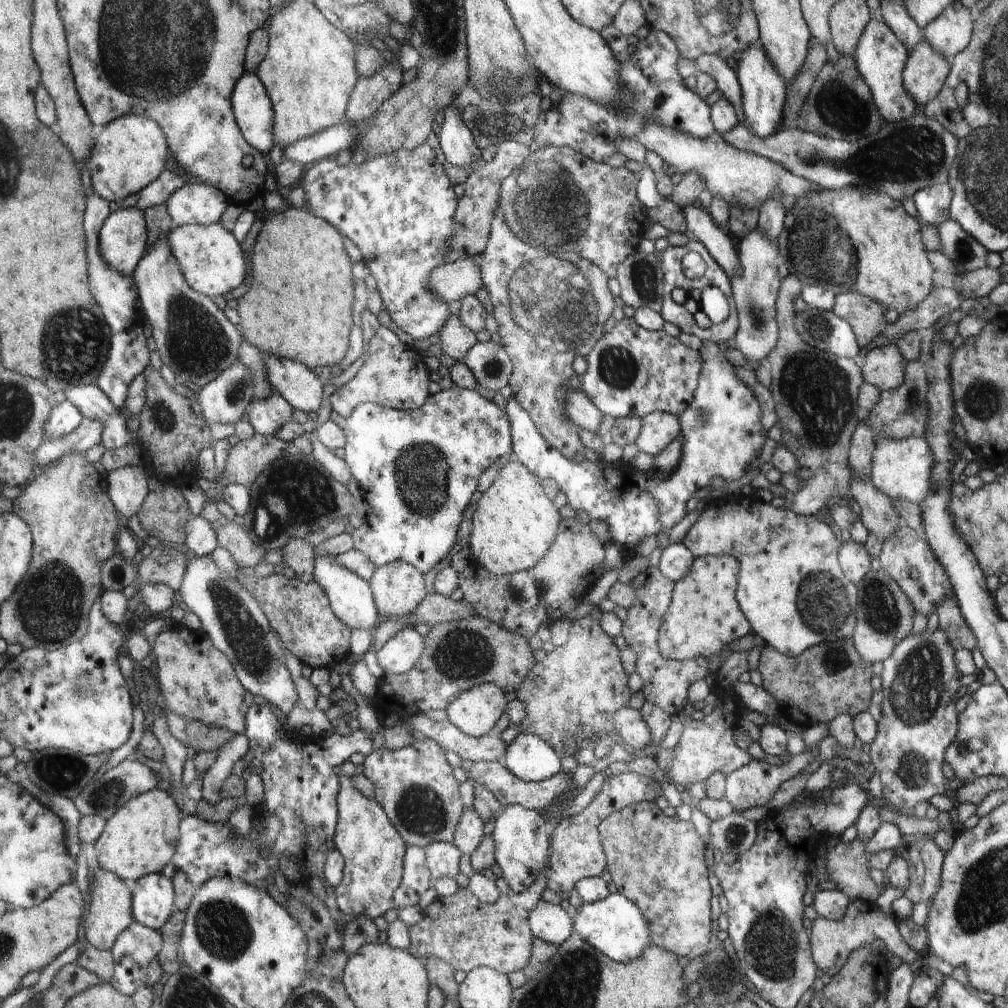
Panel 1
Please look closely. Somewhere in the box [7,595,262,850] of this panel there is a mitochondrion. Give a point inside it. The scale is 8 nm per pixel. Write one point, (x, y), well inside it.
(64, 773)

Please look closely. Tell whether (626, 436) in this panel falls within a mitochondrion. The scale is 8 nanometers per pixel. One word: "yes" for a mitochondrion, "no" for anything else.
no

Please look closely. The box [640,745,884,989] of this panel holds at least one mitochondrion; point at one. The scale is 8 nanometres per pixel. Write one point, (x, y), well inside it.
(771, 946)

